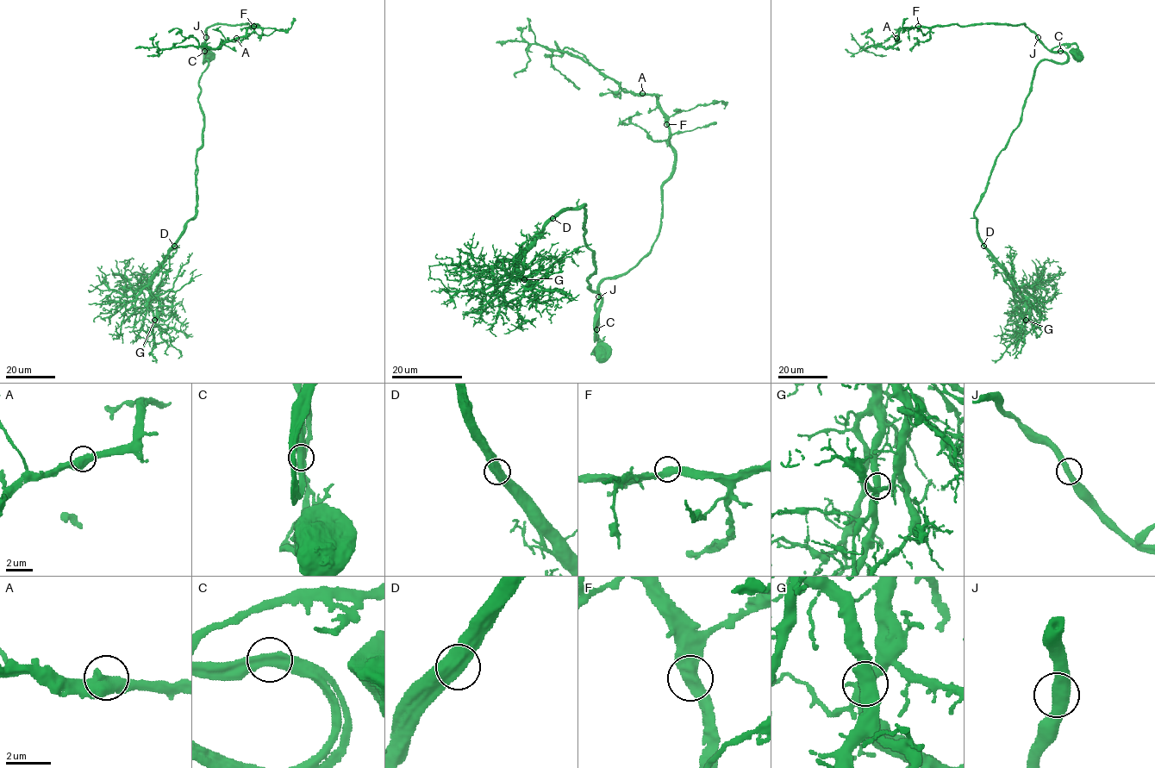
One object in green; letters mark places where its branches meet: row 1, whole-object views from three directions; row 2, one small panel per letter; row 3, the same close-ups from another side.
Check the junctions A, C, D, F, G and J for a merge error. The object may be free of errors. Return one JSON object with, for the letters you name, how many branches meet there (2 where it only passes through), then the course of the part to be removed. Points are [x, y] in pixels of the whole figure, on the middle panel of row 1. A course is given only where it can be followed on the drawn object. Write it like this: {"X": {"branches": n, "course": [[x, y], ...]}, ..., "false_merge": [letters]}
{"false_merge": []}

